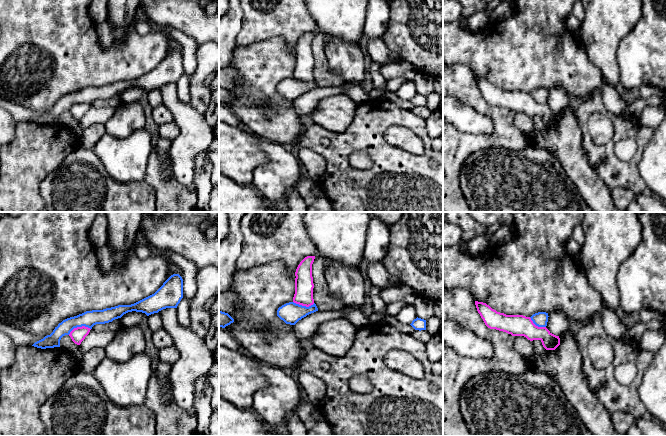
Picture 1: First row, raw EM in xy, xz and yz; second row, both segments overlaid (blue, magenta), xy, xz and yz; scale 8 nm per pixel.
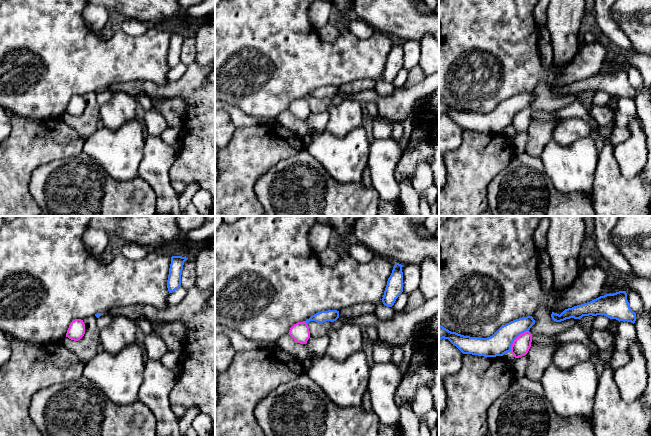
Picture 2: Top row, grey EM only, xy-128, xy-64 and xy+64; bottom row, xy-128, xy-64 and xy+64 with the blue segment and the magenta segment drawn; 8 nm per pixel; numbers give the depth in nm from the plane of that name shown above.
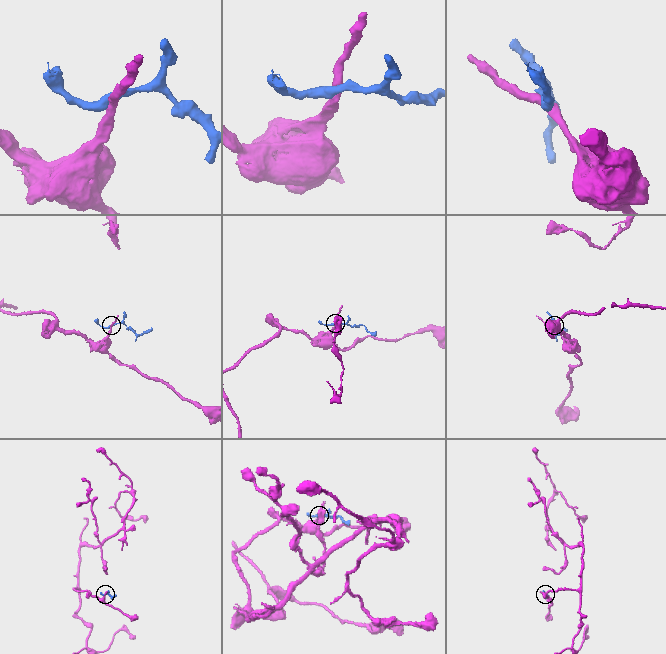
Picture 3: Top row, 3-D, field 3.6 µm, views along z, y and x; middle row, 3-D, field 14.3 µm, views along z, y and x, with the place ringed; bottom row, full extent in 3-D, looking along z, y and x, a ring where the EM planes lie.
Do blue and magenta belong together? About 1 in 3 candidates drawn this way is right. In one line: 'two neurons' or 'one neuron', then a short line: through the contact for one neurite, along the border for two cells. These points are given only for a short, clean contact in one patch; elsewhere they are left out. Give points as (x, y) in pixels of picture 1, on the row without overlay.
two neurons; line xy (90, 104), (77, 102), (68, 110)

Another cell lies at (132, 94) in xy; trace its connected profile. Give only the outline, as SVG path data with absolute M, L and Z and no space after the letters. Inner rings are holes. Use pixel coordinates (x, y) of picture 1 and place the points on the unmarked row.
M128 88L120 94L120 101L121 103L130 103L138 101L145 93L147 93L147 91L142 88Z

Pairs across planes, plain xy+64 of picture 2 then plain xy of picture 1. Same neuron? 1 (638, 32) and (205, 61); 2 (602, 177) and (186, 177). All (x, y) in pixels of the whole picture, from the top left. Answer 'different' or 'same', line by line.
1: different
2: different

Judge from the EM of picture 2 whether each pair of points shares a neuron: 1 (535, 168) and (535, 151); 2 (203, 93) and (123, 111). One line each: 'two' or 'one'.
1: two
2: two

